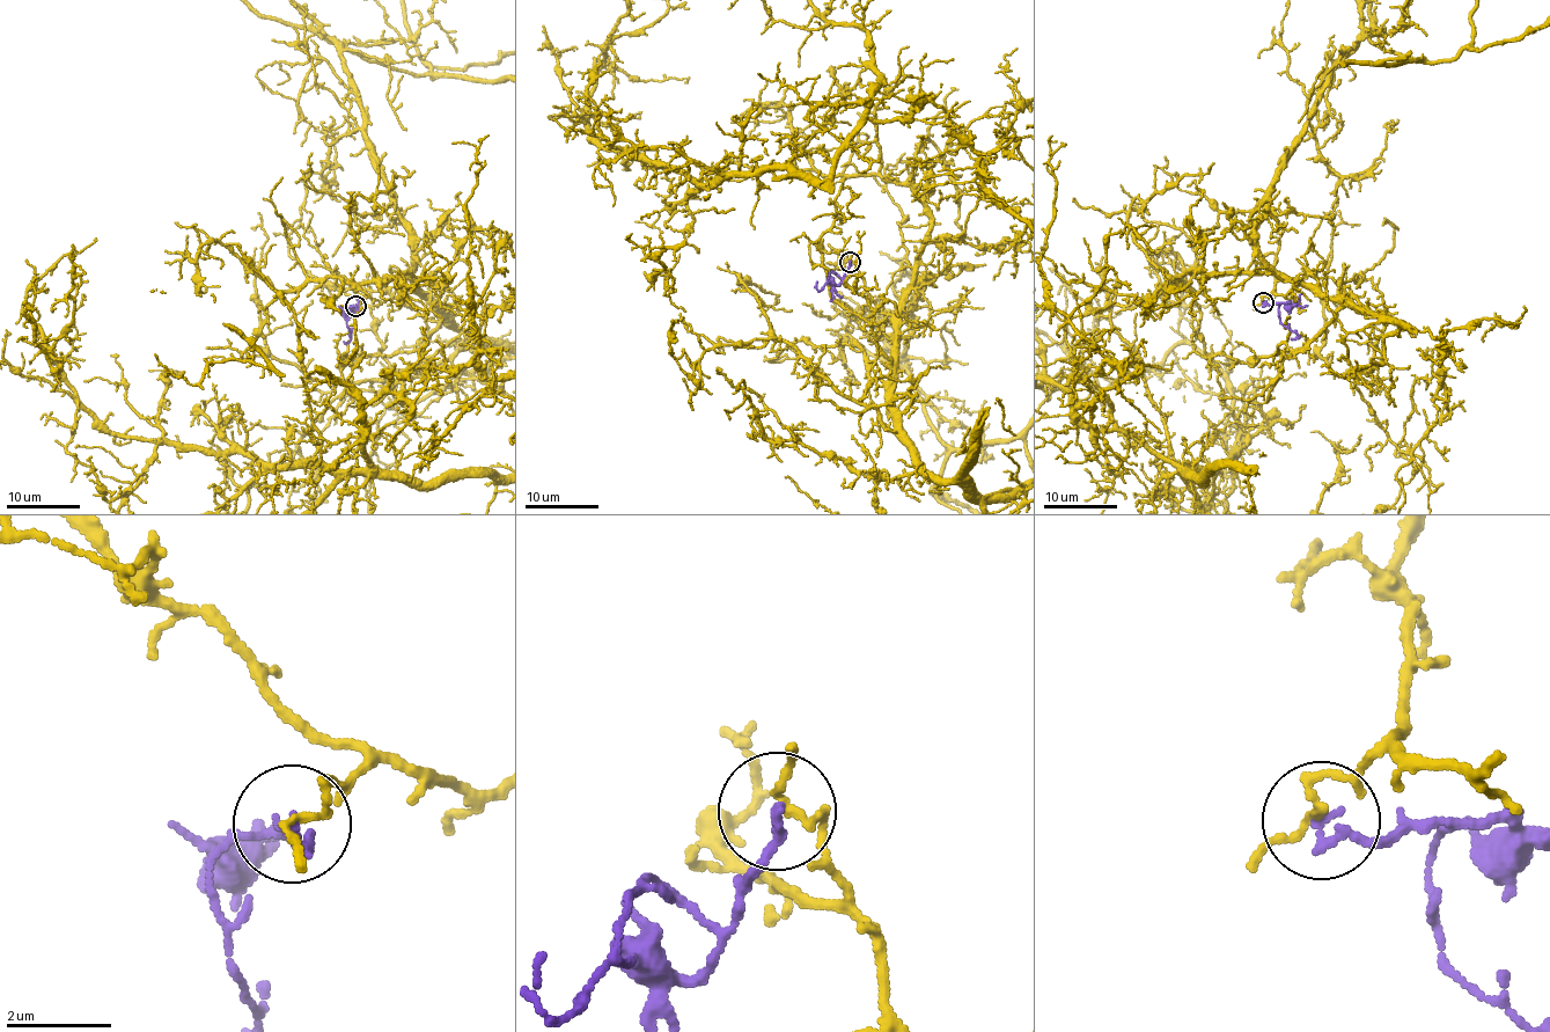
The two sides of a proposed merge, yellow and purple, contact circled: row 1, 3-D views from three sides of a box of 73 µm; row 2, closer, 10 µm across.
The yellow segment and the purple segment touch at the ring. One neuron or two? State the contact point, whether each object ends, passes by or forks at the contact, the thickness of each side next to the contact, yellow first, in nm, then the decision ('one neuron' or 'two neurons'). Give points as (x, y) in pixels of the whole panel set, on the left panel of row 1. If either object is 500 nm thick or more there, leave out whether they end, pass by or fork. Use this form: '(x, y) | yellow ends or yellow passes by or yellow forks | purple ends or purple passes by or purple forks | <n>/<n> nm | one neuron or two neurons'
(355, 306) | yellow passes by | purple ends | 120/170 nm | two neurons

